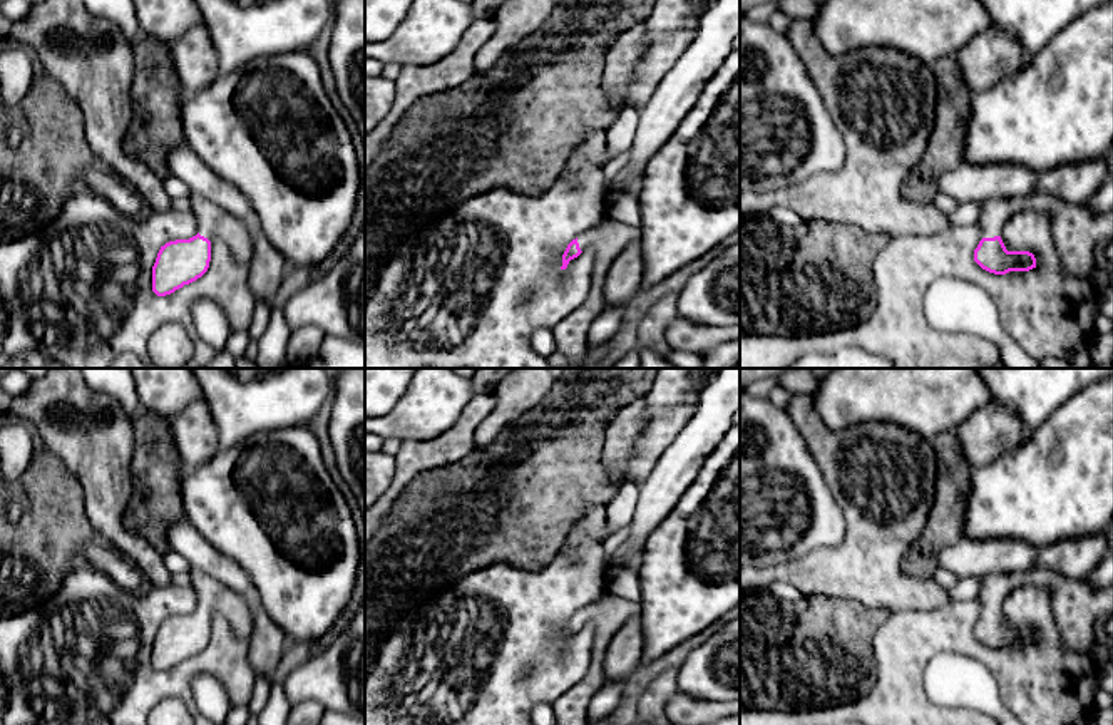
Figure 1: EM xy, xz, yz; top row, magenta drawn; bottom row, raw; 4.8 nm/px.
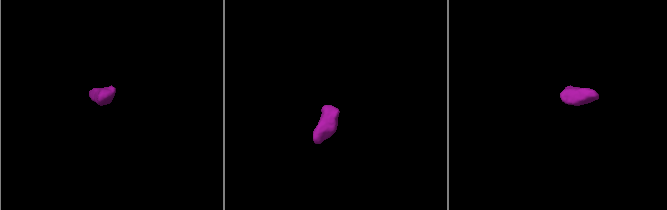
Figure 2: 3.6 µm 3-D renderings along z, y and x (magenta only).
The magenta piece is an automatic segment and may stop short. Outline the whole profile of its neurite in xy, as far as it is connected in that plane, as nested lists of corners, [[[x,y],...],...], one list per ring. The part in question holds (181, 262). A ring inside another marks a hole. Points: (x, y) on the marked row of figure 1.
[[[194,193],[189,199],[197,219],[197,234],[161,246],[152,266],[152,291],[157,296],[171,295],[208,271],[213,239],[224,241],[238,263],[249,263],[253,255],[249,221],[231,216]]]

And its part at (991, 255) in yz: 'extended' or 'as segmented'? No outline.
extended

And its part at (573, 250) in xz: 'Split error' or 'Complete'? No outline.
Split error

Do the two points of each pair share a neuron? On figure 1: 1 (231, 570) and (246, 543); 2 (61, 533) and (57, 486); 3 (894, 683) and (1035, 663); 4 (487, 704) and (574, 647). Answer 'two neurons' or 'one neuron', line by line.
1: two neurons
2: one neuron
3: one neuron
4: one neuron

